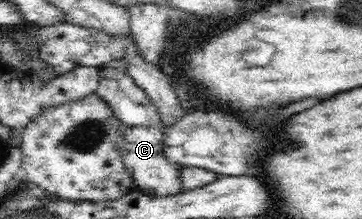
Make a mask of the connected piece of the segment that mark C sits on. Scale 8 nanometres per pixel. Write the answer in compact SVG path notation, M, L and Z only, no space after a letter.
M105 66L99 69L100 84L97 93L108 101L116 117L122 123L125 134L123 159L132 173L137 189L148 197L162 198L182 194L185 190L183 166L174 162L165 153L167 128L160 119L156 105L148 98L145 90L136 84L134 77L122 67Z

